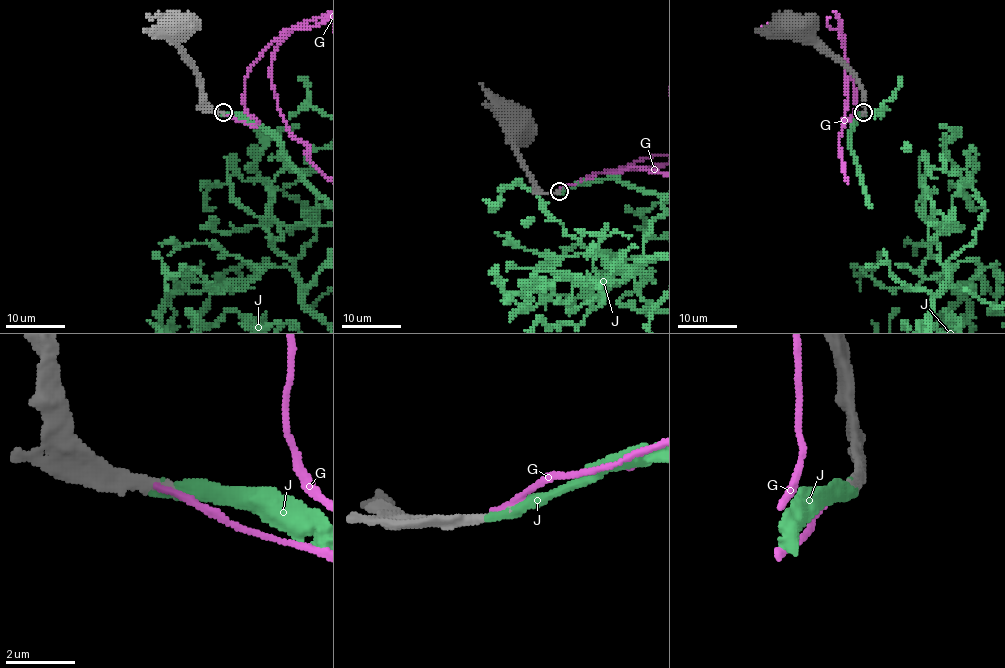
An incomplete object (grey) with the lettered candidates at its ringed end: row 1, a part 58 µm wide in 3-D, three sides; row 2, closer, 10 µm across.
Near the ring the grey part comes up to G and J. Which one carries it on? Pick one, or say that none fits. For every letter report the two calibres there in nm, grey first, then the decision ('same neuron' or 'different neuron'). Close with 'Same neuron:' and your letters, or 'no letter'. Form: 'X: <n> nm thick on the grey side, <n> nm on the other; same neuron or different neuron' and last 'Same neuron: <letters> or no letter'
G: 360 nm thick on the grey side, 190 nm on the other; different neuron
J: 360 nm thick on the grey side, 400 nm on the other; same neuron
Same neuron: J

